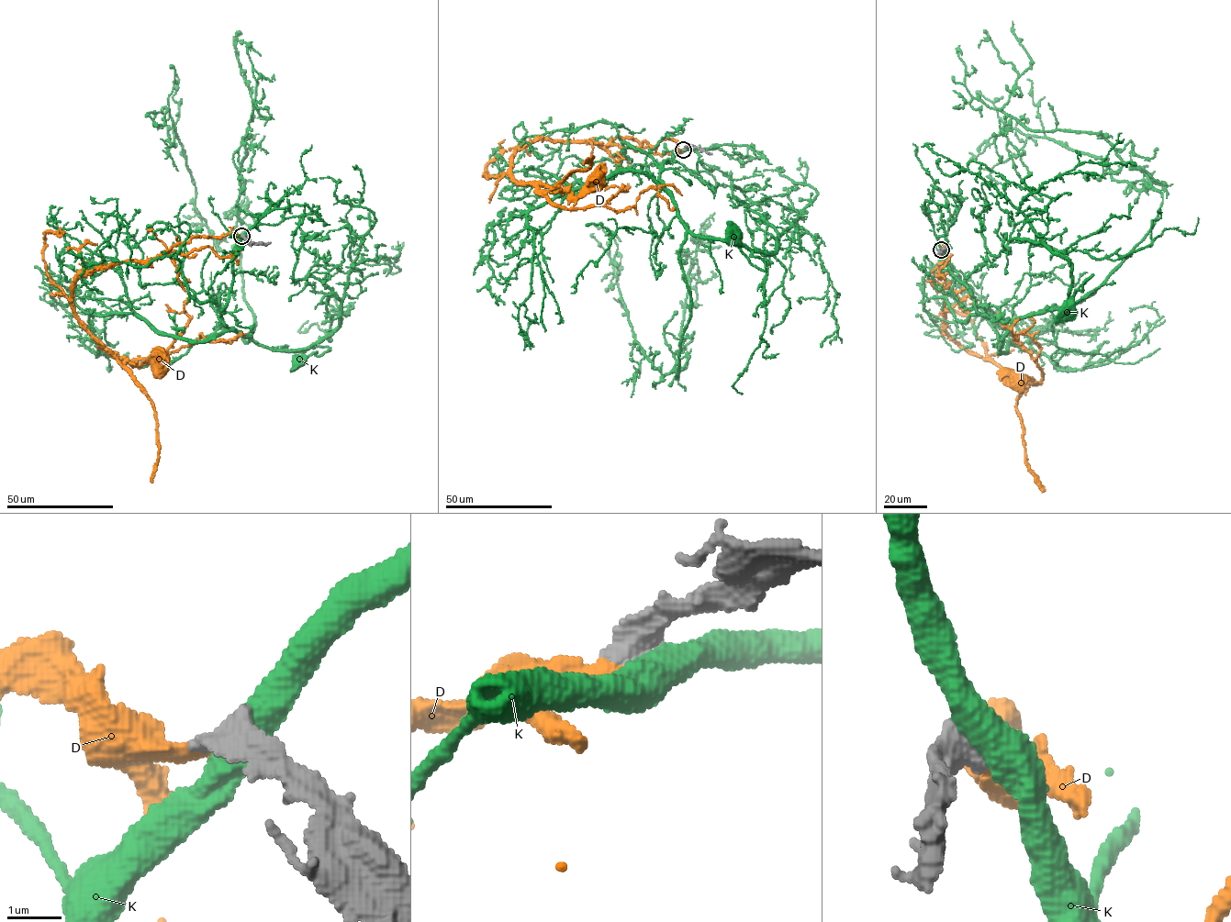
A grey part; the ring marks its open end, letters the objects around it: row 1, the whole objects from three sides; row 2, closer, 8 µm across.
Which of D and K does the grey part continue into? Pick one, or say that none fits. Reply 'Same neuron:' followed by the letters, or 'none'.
Same neuron: D

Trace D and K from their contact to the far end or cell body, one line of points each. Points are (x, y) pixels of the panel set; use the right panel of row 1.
D: (941, 249), (945, 259), (933, 279), (944, 292), (945, 333), (1015, 381), (1033, 383), (1016, 380)
K: (940, 249), (949, 271), (967, 287), (981, 314), (1012, 321), (1058, 309), (1091, 275), (1068, 307)

